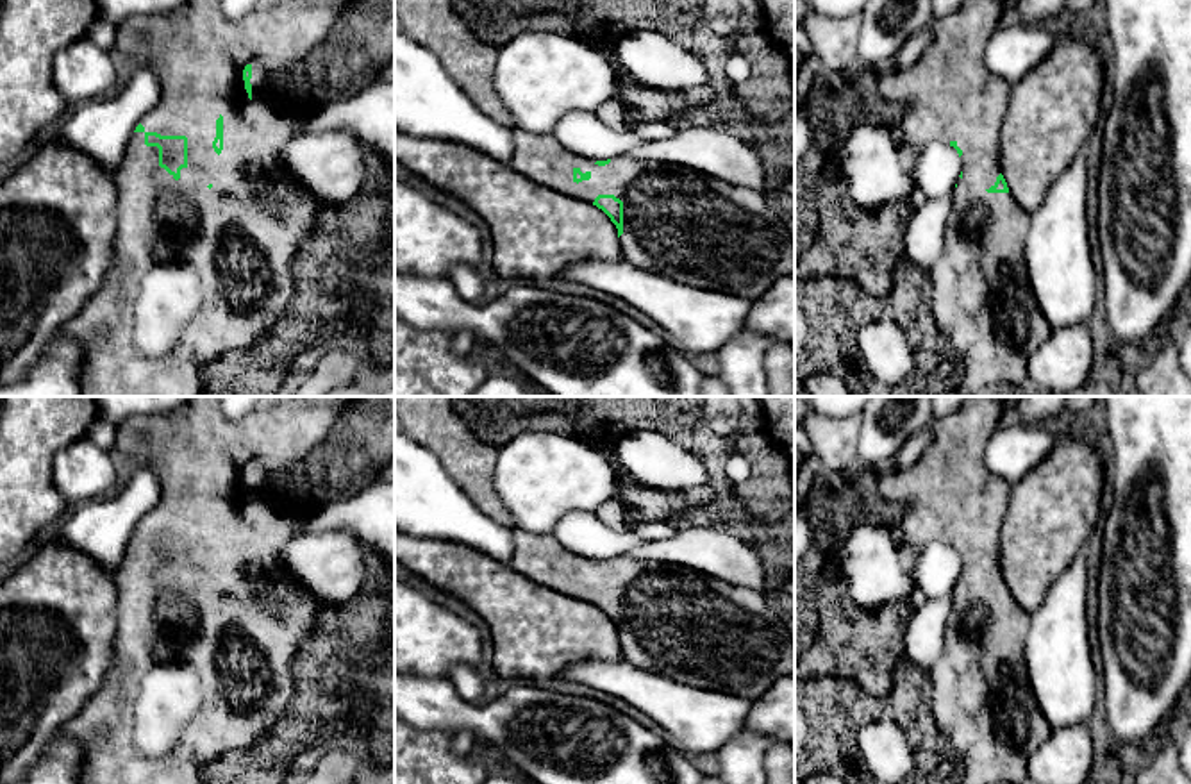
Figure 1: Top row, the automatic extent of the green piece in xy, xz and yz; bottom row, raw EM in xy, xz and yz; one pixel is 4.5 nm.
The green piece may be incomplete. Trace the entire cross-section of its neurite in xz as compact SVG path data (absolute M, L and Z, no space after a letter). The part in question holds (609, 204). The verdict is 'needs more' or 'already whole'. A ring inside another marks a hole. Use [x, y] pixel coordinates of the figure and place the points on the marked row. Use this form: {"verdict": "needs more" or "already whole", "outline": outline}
{"verdict": "needs more", "outline": "M514 123L504 125L514 132L511 166L536 184L602 209L618 229L621 257L627 263L680 284L736 293L752 300L759 298L780 277L795 273L795 225L777 198L671 163L627 155L591 161L568 152L554 134L529 134L516 129Z"}

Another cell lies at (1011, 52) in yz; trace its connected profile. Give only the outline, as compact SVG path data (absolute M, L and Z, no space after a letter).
M1020 21L993 32L984 50L984 64L1014 86L1050 54L1054 43L1055 38L1045 25Z

